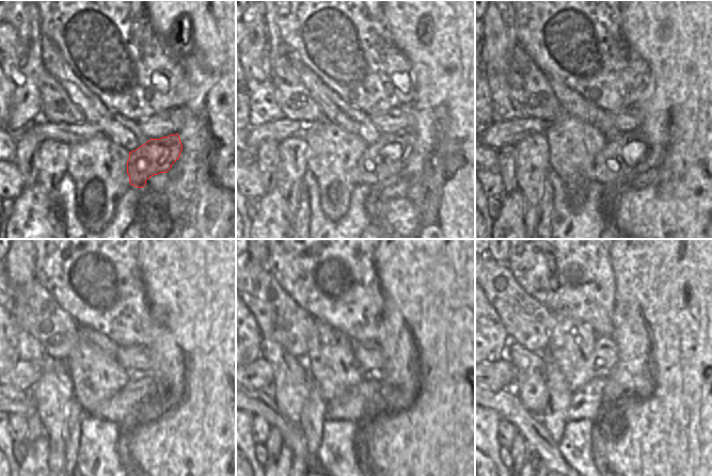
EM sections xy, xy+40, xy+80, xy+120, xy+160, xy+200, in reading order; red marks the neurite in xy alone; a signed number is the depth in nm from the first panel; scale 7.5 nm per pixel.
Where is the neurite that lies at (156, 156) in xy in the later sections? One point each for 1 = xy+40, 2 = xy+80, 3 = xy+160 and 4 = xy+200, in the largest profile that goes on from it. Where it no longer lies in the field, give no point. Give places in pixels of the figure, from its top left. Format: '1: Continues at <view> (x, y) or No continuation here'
1: Continues at xy+40 (380, 165)
2: Continues at xy+80 (610, 169)
3: Continues at xy+160 (363, 401)
4: Continues at xy+200 (586, 403).

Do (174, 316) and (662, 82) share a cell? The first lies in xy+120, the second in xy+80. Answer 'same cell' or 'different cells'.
same cell

